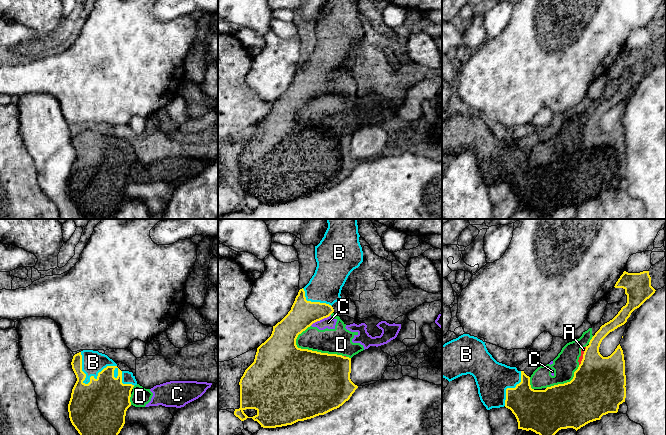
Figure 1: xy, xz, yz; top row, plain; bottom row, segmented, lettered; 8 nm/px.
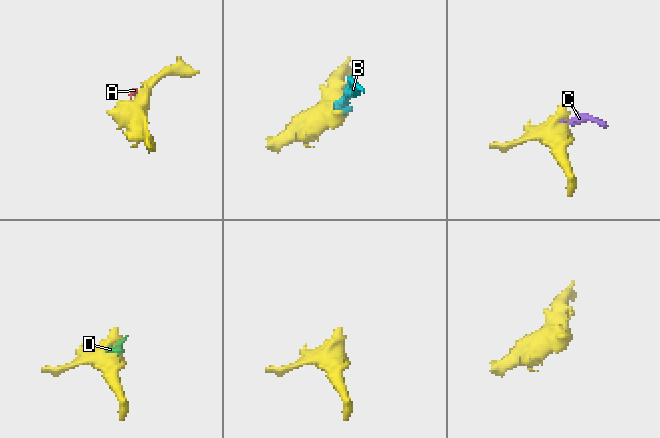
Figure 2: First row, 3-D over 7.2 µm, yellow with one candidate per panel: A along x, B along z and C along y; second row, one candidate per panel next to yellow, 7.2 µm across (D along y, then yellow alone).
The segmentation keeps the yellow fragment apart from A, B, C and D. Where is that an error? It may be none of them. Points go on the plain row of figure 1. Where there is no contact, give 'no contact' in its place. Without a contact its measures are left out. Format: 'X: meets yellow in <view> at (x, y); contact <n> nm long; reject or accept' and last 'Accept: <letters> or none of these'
A: meets yellow in yz at (583, 132); contact 160 nm long; reject
B: meets yellow in xy at (90, 154); contact 360 nm long; accept
C: meets yellow in xz at (320, 95); contact 190 nm long; reject
D: meets yellow in xz at (316, 127); contact 420 nm long; reject
Accept: B

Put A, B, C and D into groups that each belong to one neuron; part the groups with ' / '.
A C D / B

